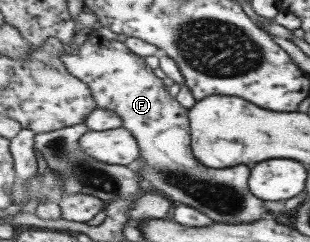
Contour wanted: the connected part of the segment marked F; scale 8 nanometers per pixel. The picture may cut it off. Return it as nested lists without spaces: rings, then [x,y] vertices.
[[[96,32],[88,35],[88,39],[78,48],[78,53],[62,52],[60,59],[64,67],[74,77],[88,84],[96,107],[116,112],[122,118],[122,126],[126,128],[138,142],[140,148],[139,174],[150,182],[156,193],[164,195],[173,201],[180,201],[204,213],[213,222],[245,224],[260,220],[268,209],[262,207],[262,201],[256,199],[248,189],[248,175],[251,173],[250,165],[240,164],[225,169],[211,169],[203,167],[191,155],[190,127],[188,109],[184,108],[168,88],[164,86],[152,68],[146,65],[144,58],[130,51],[127,45],[116,40],[100,37]]]

